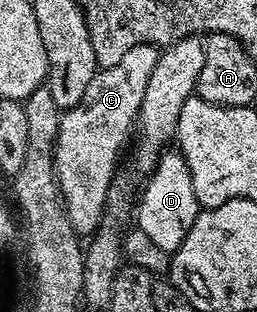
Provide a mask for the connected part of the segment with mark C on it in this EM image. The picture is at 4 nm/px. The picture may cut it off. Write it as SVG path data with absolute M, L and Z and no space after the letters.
M155 46L130 48L118 64L105 70L97 69L90 88L86 88L86 96L82 96L74 109L61 113L54 152L56 183L60 185L64 210L77 235L91 236L102 224L112 180L118 174L116 161L120 158L120 149L123 146L125 149L133 133L136 116L146 96L146 83L159 59L160 50Z

